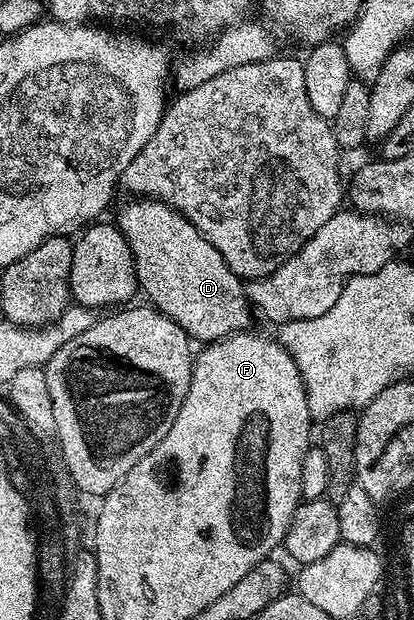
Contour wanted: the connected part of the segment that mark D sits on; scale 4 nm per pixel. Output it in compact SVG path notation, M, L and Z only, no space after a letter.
M130 198L127 201L119 210L116 223L118 229L126 235L132 250L141 295L146 295L153 307L179 324L191 341L213 342L233 336L236 332L247 331L251 327L252 305L246 296L246 284L241 276L230 269L228 262L224 262L220 250L216 250L216 246L212 246L212 242L208 242L208 238L204 238L204 234L200 234L192 222L188 222L188 218L164 202L145 198Z

